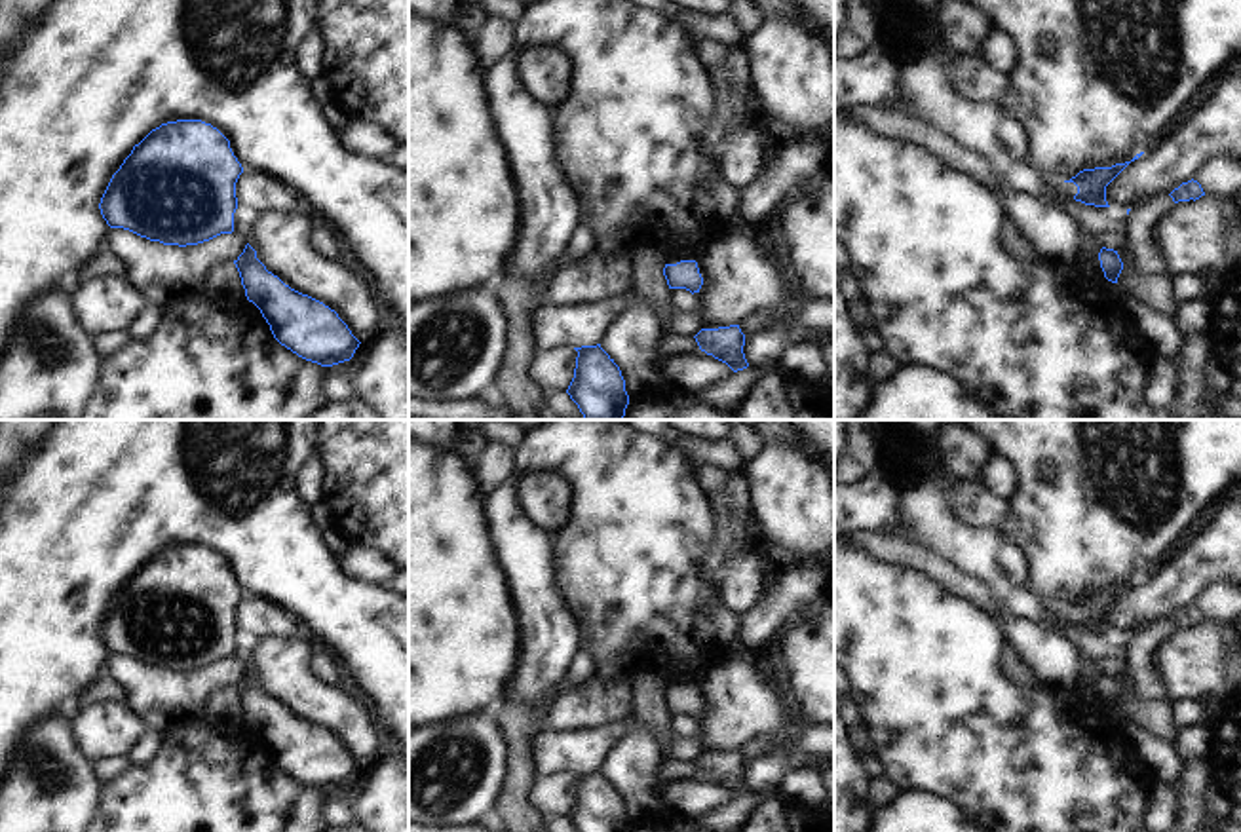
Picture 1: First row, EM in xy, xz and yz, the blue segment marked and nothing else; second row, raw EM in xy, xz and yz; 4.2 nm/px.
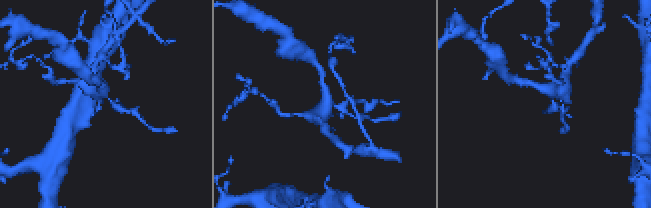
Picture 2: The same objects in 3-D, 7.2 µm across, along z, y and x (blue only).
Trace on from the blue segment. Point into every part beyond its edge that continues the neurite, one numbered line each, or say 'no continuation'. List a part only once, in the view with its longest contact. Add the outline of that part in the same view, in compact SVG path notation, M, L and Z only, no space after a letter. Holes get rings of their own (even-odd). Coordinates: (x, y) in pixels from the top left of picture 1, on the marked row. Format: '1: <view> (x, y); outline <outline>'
no continuation

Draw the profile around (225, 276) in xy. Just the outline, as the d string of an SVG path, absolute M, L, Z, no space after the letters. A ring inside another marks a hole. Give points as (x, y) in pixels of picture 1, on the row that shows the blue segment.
M224 262L224 264L213 266L205 279L205 287L207 285L217 293L243 287L239 272L234 262Z

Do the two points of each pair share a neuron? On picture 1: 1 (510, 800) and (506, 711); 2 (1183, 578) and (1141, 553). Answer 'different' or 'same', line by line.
1: same
2: different

